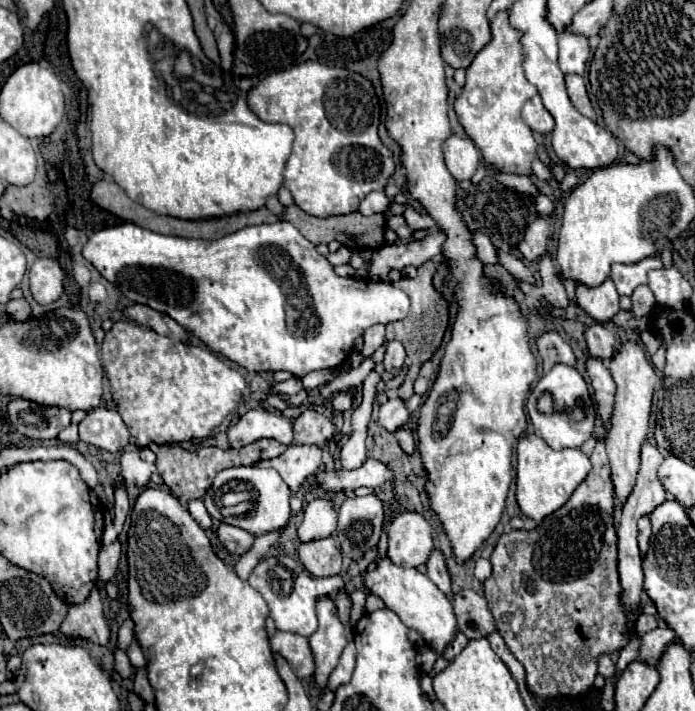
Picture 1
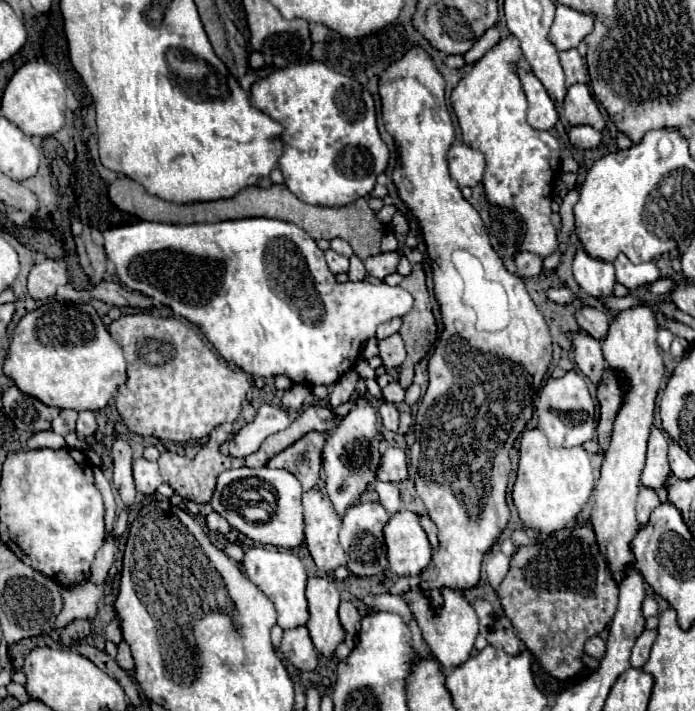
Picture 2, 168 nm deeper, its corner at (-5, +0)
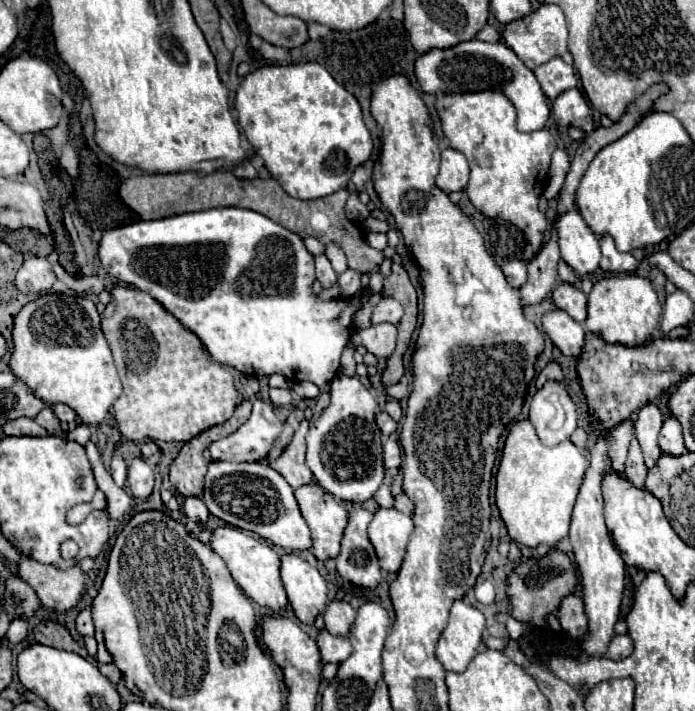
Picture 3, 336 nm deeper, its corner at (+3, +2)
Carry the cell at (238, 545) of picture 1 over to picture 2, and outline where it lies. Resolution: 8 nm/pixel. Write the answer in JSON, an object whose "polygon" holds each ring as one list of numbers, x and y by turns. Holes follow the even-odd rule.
{"polygon":[[210,513,210,515,206,517,206,525,208,525,210,531,218,531,218,533,222,533,222,535,228,535,228,533,232,531,230,523,228,523,222,515,218,515,218,513]]}

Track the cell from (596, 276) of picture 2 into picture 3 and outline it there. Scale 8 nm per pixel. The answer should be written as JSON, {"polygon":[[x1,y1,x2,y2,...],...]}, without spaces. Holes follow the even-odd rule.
{"polygon":[[578,209,566,211,552,219,558,233,558,245,562,259,580,275,594,273,600,263,600,245,596,235,588,229]]}

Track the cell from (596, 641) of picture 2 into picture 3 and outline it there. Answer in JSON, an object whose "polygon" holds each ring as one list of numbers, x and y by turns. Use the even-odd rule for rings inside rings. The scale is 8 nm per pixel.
{"polygon":[[574,593,564,597,564,601,560,603,558,619,560,619,562,629,574,639,582,637,588,631,588,621,586,621,586,615,584,615,582,599,578,595,574,595]]}

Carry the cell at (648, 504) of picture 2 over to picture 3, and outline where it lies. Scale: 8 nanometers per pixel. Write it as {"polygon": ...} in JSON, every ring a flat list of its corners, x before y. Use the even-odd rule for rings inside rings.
{"polygon":[[632,437,632,441,630,441,624,473,628,475,628,479,630,479,636,487,644,489,644,479,646,479,648,467,644,465,644,457,642,457,642,453,640,453,640,443,636,441,636,437]]}

